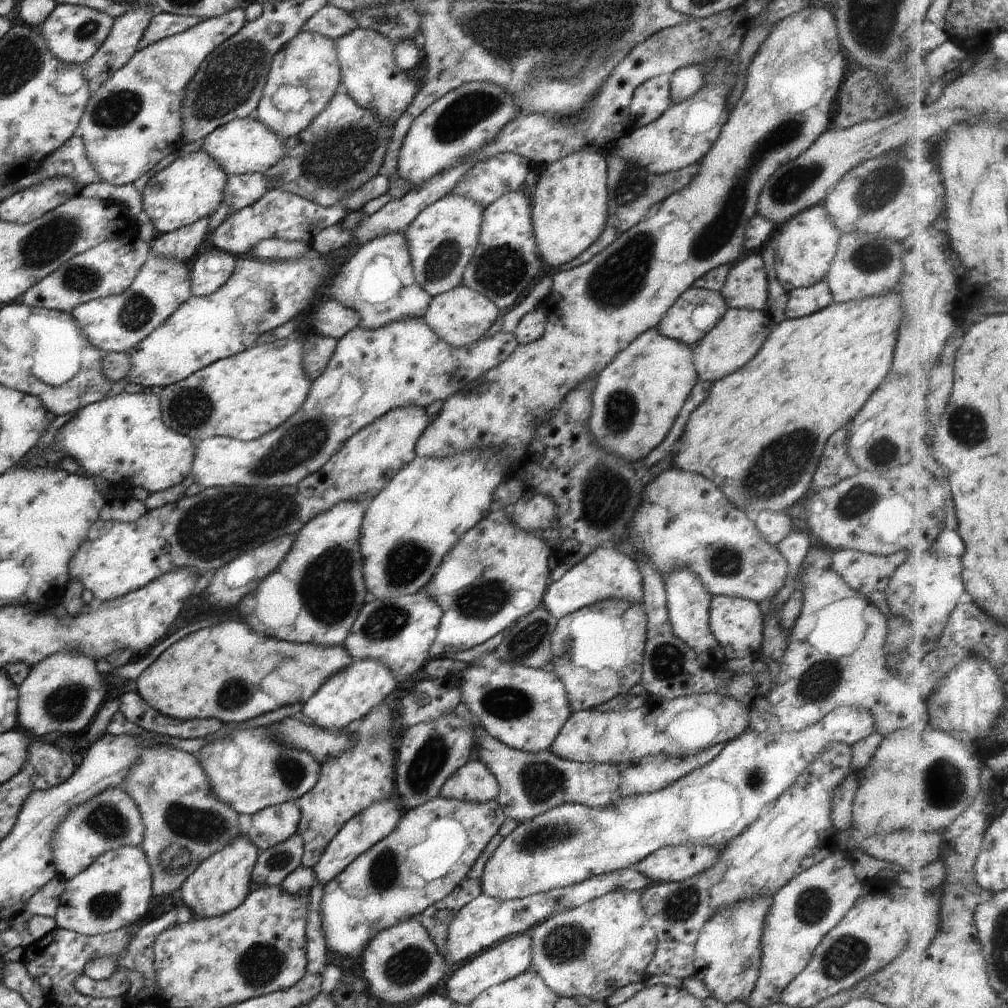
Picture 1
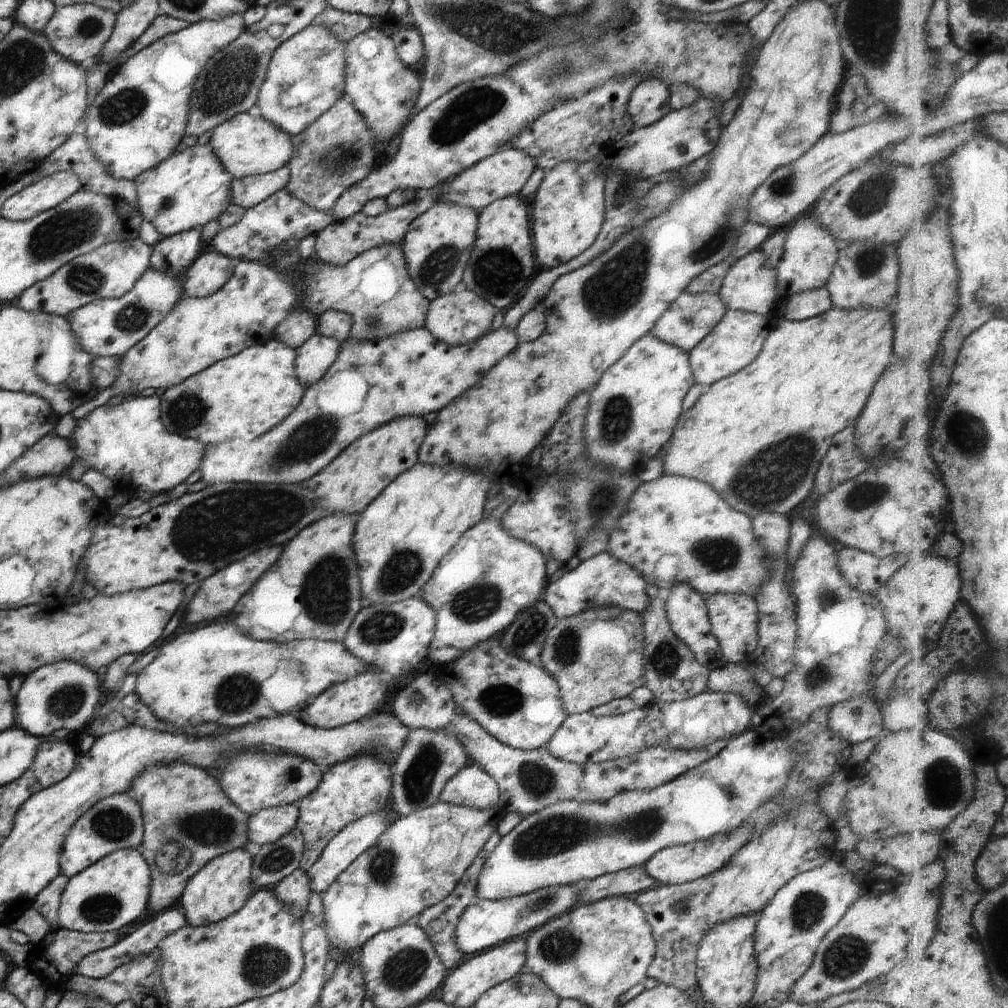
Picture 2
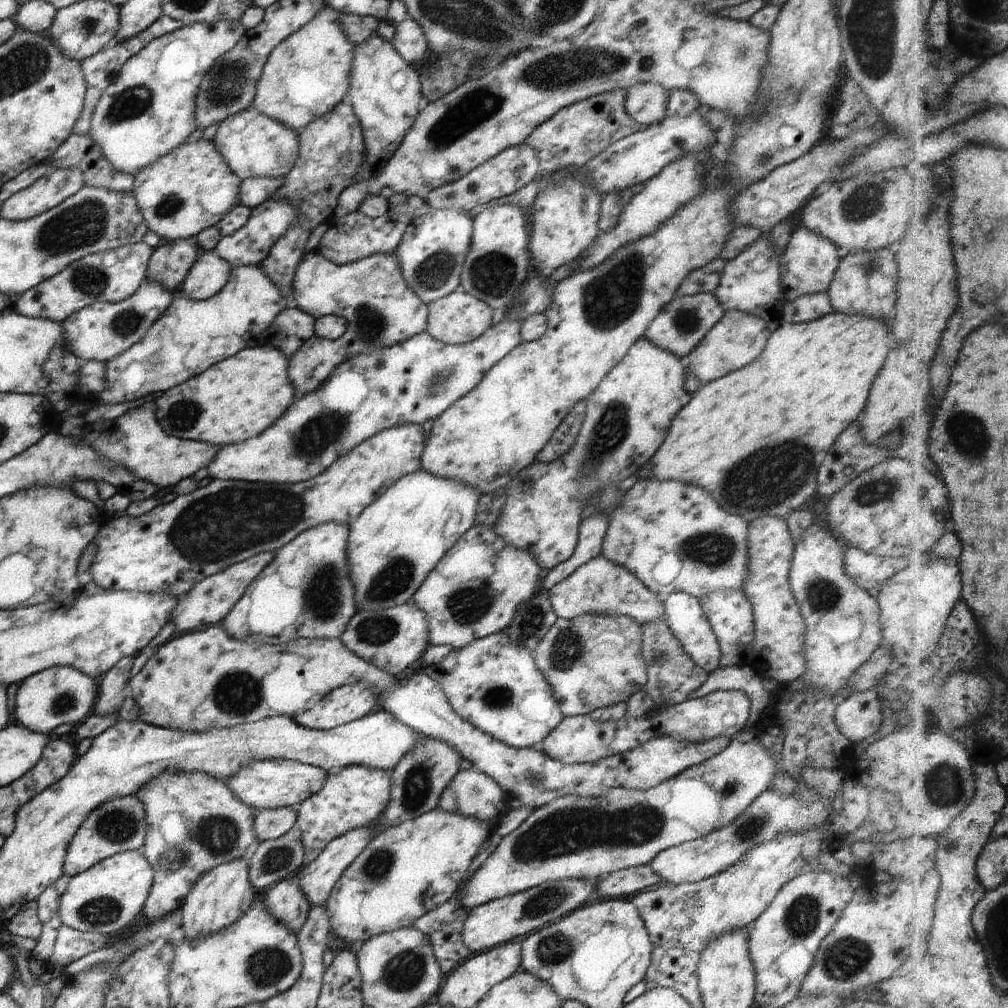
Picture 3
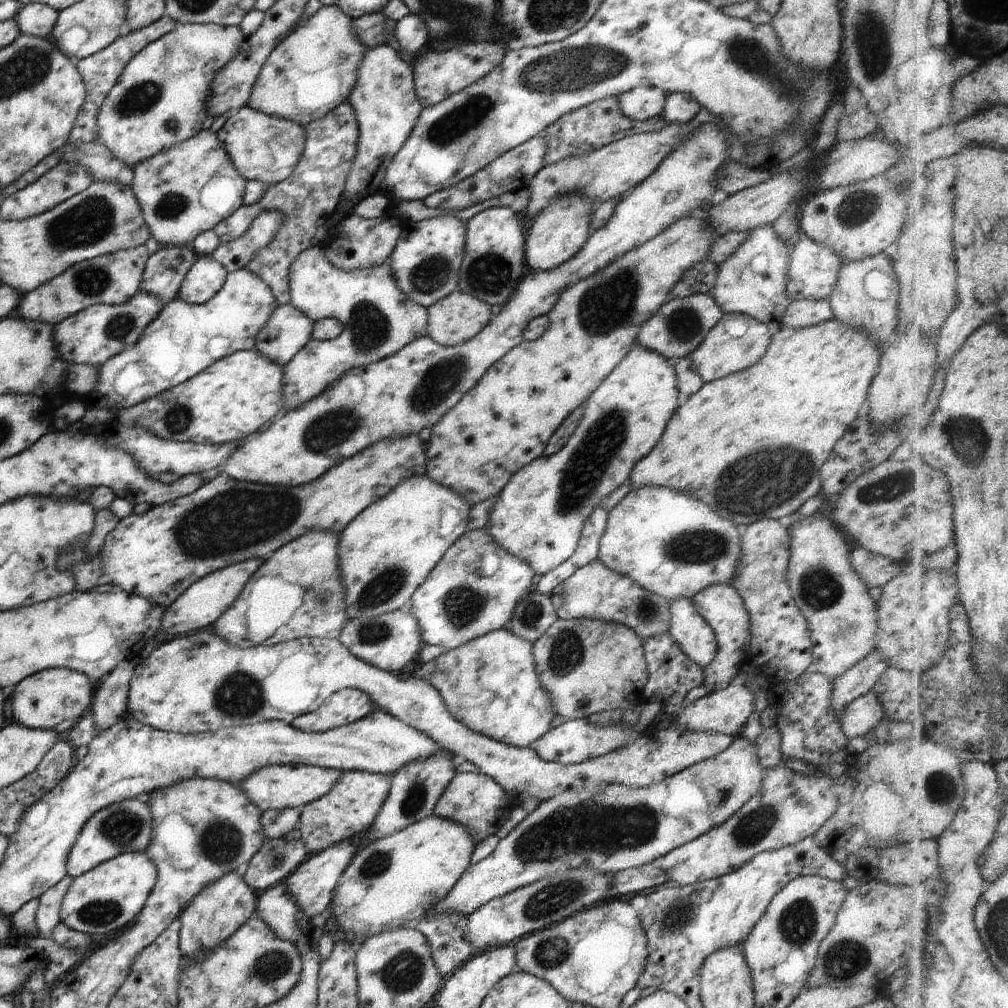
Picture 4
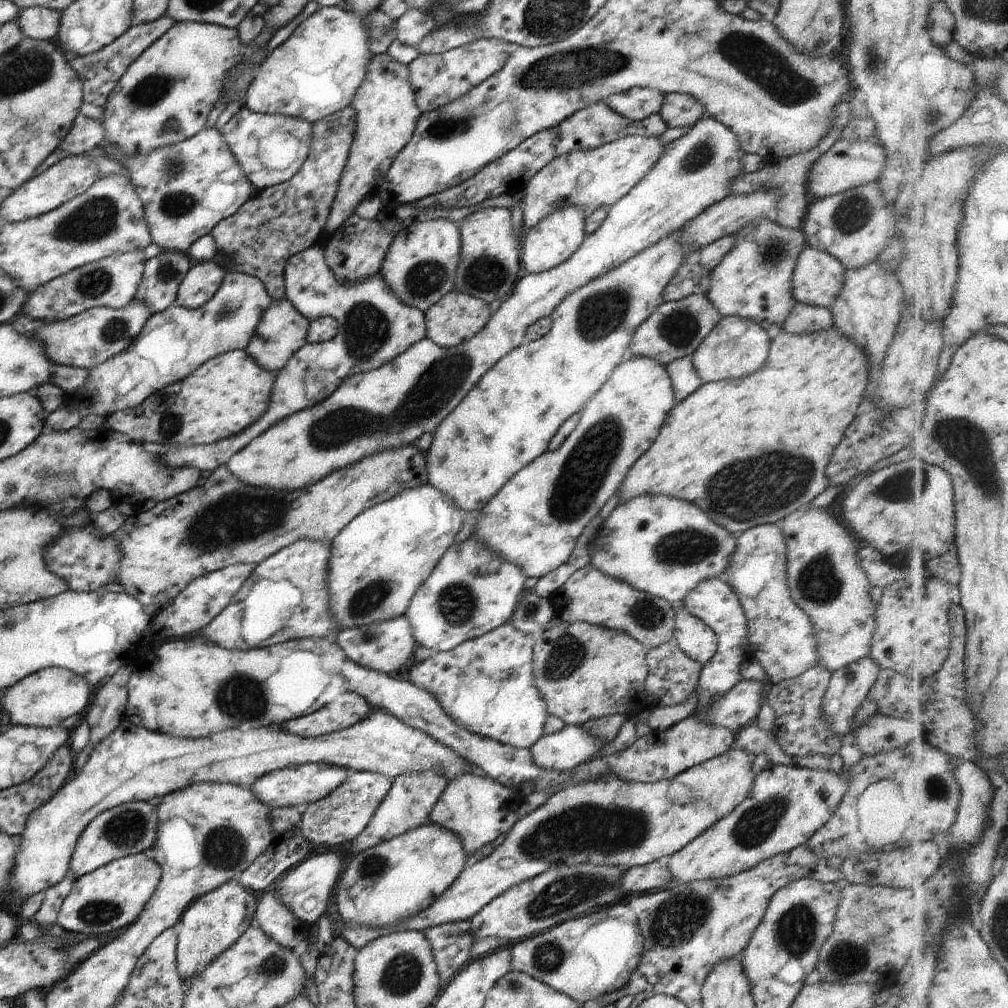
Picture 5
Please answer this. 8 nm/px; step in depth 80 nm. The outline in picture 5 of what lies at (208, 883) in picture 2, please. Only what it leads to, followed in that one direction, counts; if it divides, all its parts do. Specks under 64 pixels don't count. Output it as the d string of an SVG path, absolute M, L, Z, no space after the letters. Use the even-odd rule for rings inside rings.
M232 880L192 902L180 918L177 933L176 966L182 981L202 972L216 956L230 948L254 921L256 908L257 900L252 892Z

